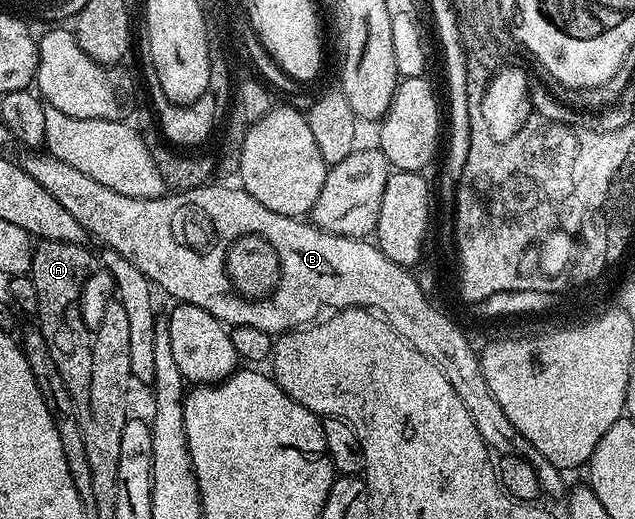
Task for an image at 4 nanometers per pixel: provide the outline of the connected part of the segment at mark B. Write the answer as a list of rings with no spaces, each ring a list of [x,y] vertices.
[[[29,150],[24,153],[25,157],[20,157],[19,163],[23,170],[27,170],[27,174],[31,174],[31,178],[35,178],[35,182],[39,182],[39,186],[43,186],[43,190],[47,190],[47,194],[51,194],[51,198],[56,198],[59,203],[71,213],[79,222],[79,226],[83,226],[86,233],[98,236],[102,240],[105,248],[113,248],[122,256],[127,258],[127,262],[131,262],[131,266],[136,266],[138,270],[143,270],[143,274],[148,278],[149,283],[161,288],[169,296],[174,296],[174,301],[183,304],[194,304],[203,310],[207,310],[207,314],[211,314],[216,320],[221,321],[226,326],[238,328],[239,326],[255,326],[255,330],[263,330],[270,334],[284,334],[299,328],[312,325],[318,319],[317,307],[320,304],[326,304],[327,307],[333,308],[329,310],[344,310],[347,308],[368,308],[377,313],[378,316],[395,329],[402,338],[413,347],[419,354],[423,354],[432,364],[439,366],[441,373],[447,378],[447,382],[451,382],[451,386],[455,386],[455,394],[459,394],[459,399],[463,401],[463,406],[467,406],[467,414],[471,414],[471,422],[475,422],[475,430],[479,430],[479,434],[485,440],[488,446],[498,457],[502,456],[518,456],[523,458],[531,466],[531,470],[535,470],[535,478],[539,478],[539,486],[542,493],[547,497],[557,496],[561,491],[566,491],[567,485],[561,481],[563,476],[562,469],[557,468],[547,458],[543,458],[543,454],[539,454],[539,450],[535,450],[535,446],[531,446],[531,442],[527,442],[527,438],[523,438],[523,434],[519,434],[519,430],[515,430],[515,426],[511,426],[511,422],[507,418],[507,414],[503,414],[503,406],[499,406],[499,402],[495,402],[495,394],[491,394],[491,386],[487,386],[487,378],[483,378],[483,370],[481,369],[481,357],[478,349],[469,345],[469,340],[464,336],[466,334],[463,328],[454,323],[450,323],[450,315],[445,312],[441,313],[436,303],[425,296],[420,288],[418,277],[412,271],[403,266],[399,266],[395,262],[391,262],[391,258],[387,258],[387,254],[383,254],[376,243],[370,242],[365,238],[356,236],[340,236],[339,234],[331,234],[330,232],[322,232],[316,224],[306,222],[304,219],[295,216],[284,216],[283,214],[275,214],[275,210],[267,210],[267,206],[263,206],[263,202],[255,202],[255,198],[251,198],[251,194],[247,194],[244,188],[234,186],[228,188],[225,184],[217,184],[218,182],[210,182],[202,188],[195,190],[187,190],[186,192],[173,192],[172,194],[162,194],[155,198],[131,198],[119,194],[115,190],[111,190],[111,186],[103,186],[103,182],[95,182],[95,178],[87,178],[87,174],[83,174],[80,170],[75,170],[75,166],[67,166],[67,162],[59,162],[59,158],[48,154],[38,154],[36,151]]]

